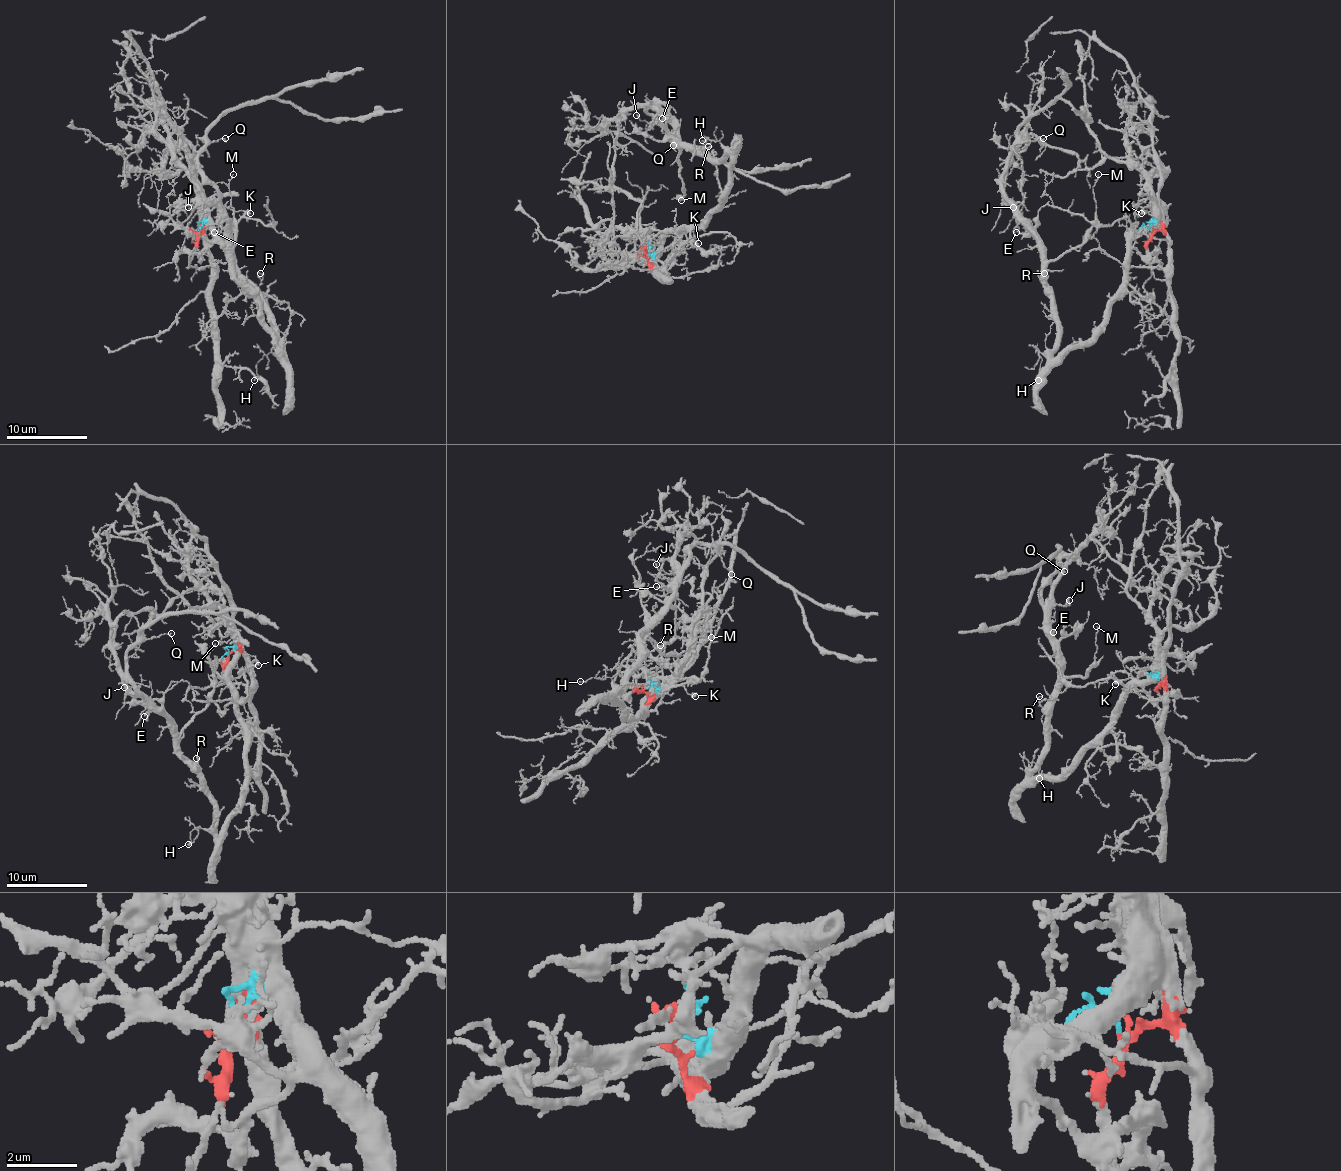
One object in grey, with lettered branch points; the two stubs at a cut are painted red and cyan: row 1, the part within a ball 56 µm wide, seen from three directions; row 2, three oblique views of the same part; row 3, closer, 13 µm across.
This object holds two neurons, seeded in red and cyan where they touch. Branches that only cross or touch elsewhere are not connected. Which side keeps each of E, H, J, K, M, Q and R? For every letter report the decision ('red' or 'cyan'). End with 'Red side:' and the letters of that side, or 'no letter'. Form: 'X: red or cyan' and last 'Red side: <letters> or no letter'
E: cyan
H: cyan
J: cyan
K: cyan
M: cyan
Q: cyan
R: cyan
Red side: no letter

